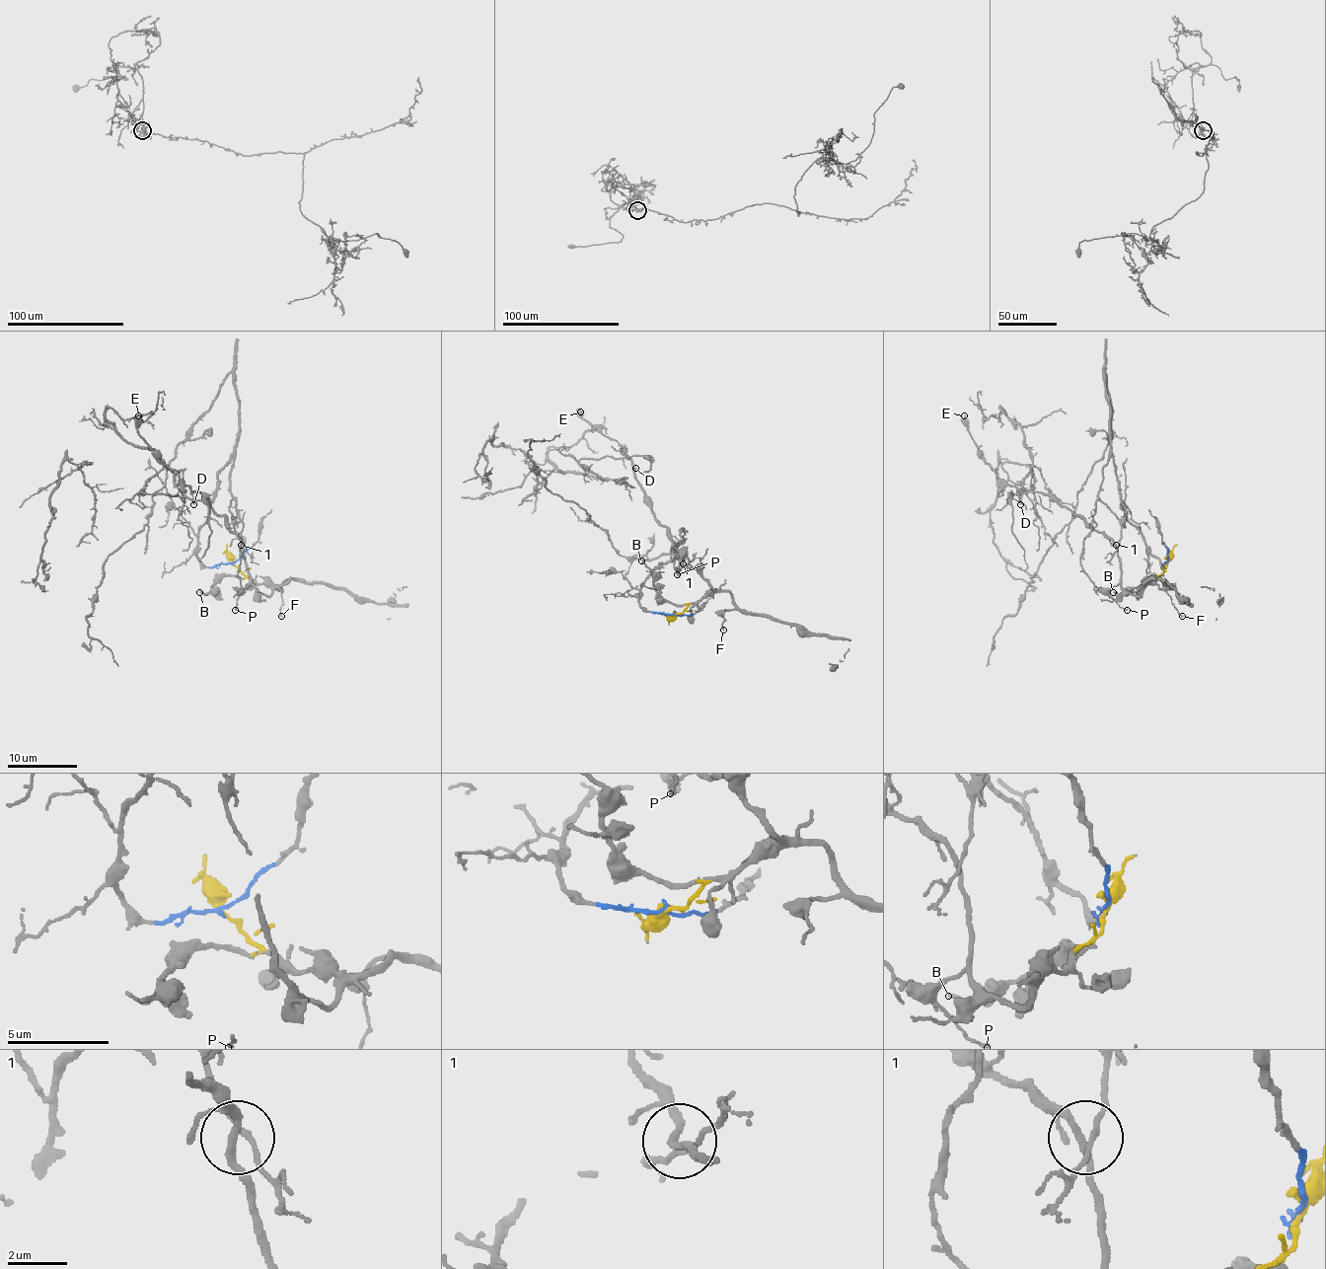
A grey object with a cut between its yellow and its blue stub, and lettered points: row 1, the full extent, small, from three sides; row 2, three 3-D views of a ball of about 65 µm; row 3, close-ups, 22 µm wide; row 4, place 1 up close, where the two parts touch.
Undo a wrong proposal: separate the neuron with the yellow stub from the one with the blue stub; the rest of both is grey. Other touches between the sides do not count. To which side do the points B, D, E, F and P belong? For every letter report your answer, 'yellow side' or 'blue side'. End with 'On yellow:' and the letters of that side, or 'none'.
B: yellow side
D: yellow side
E: yellow side
F: yellow side
P: yellow side
On yellow: B, D, E, F, P

